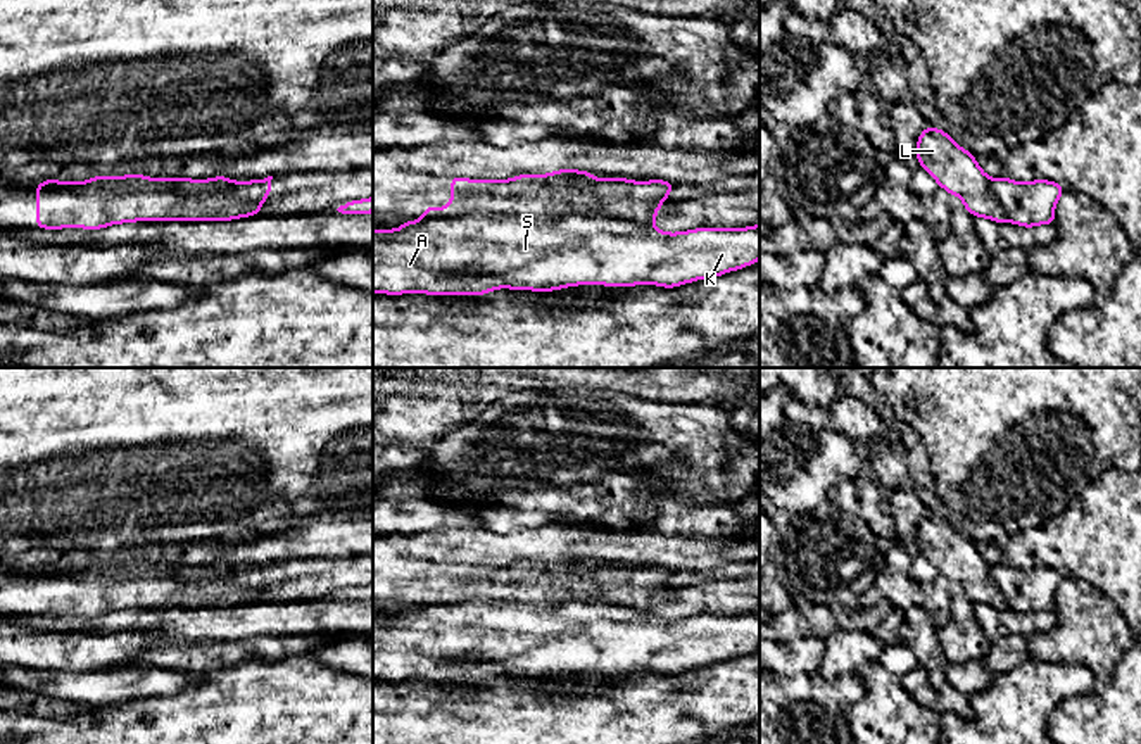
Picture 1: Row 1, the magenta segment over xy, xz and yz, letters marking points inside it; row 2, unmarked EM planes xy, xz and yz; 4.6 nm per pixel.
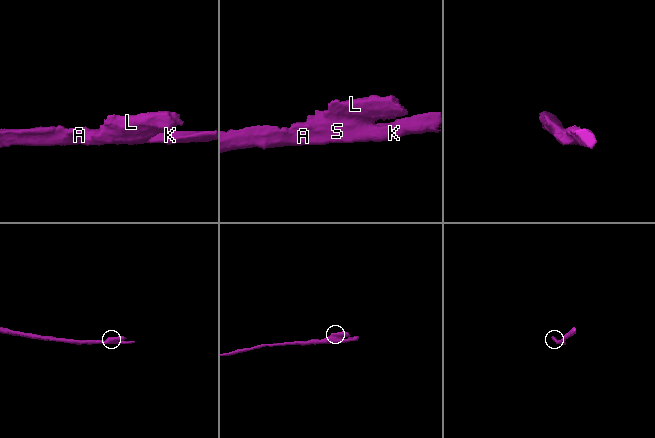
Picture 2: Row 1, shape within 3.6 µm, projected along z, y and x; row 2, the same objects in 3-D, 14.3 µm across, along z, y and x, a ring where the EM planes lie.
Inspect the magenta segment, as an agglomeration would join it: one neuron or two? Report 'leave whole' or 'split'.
split

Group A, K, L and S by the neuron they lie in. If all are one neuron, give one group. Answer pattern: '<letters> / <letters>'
A K S / L

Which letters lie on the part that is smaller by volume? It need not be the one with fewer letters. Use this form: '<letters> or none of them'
L

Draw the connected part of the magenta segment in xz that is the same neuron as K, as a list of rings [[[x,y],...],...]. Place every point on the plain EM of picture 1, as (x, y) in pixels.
[[[601,602],[533,604],[459,604],[404,608],[397,616],[373,616],[373,678],[428,682],[483,682],[497,675],[551,678],[575,671],[673,675],[696,666],[718,665],[760,646],[760,611],[749,615],[696,615],[666,620]]]

